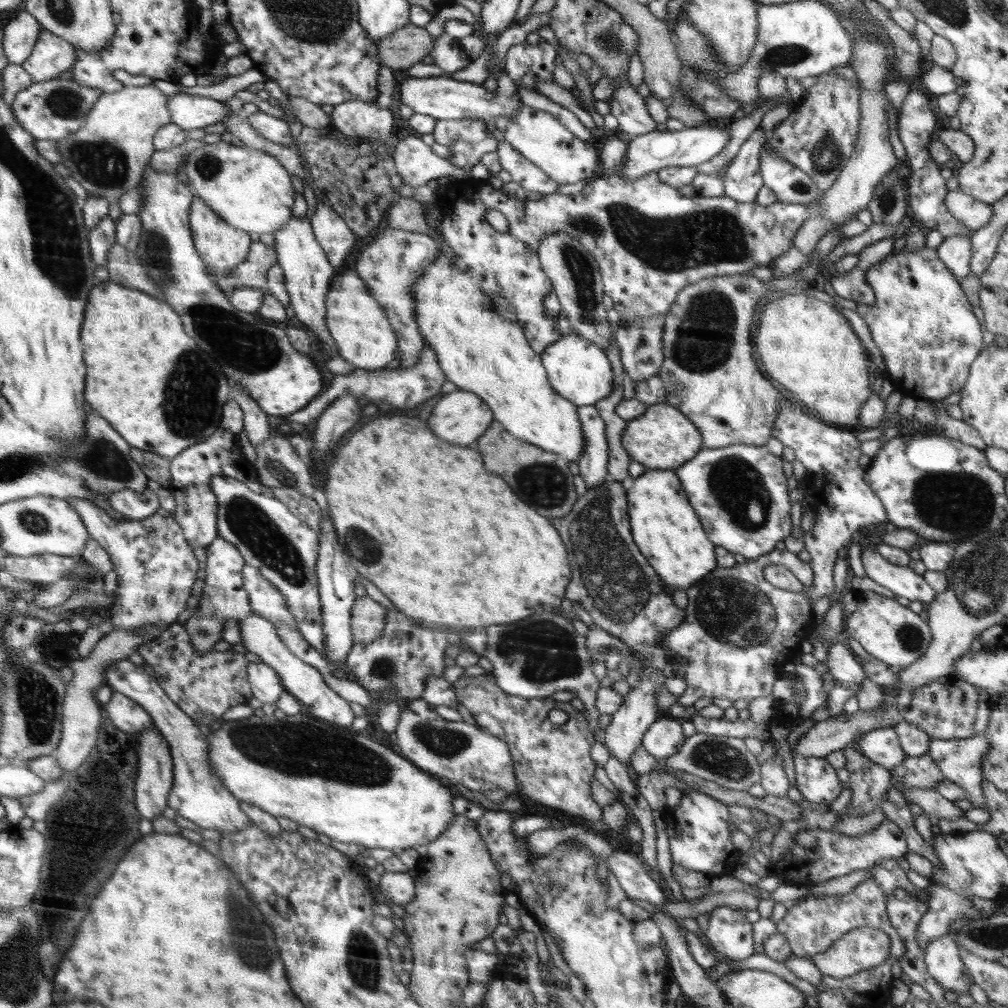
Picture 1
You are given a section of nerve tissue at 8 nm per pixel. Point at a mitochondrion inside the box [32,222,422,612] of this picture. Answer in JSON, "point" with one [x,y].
{"point":[253,350]}

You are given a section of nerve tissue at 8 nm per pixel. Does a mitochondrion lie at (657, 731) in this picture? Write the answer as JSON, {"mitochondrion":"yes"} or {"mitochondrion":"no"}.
{"mitochondrion":"no"}

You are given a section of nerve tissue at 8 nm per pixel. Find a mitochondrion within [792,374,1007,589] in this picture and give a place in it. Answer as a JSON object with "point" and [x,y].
{"point":[963,501]}

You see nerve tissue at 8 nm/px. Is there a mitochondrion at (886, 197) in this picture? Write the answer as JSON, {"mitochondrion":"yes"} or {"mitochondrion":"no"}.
{"mitochondrion":"yes"}

